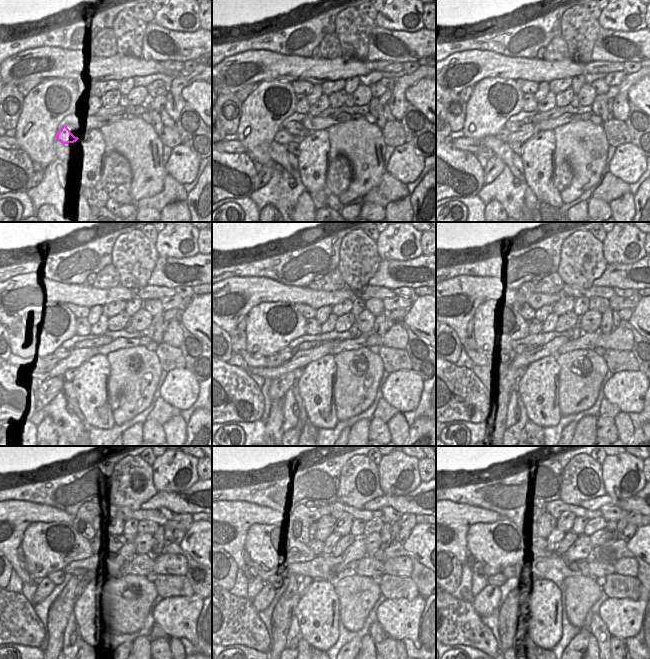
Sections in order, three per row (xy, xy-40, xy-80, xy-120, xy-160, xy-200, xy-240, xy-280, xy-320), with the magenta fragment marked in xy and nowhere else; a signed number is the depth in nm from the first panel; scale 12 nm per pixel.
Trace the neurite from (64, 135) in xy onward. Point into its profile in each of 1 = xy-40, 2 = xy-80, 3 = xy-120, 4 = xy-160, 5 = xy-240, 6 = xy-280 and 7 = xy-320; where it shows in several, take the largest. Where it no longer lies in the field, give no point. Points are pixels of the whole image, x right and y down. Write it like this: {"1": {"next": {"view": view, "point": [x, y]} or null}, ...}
{"1": {"next": {"view": "xy-40", "point": [283, 137]}}, "2": {"next": {"view": "xy-80", "point": [502, 135]}}, "3": {"next": {"view": "xy-120", "point": [51, 360]}}, "4": {"next": {"view": "xy-160", "point": [274, 360]}}, "5": {"next": {"view": "xy-240", "point": [45, 587]}}, "6": {"next": {"view": "xy-280", "point": [265, 596]}}, "7": {"next": {"view": "xy-320", "point": [487, 601]}}}

